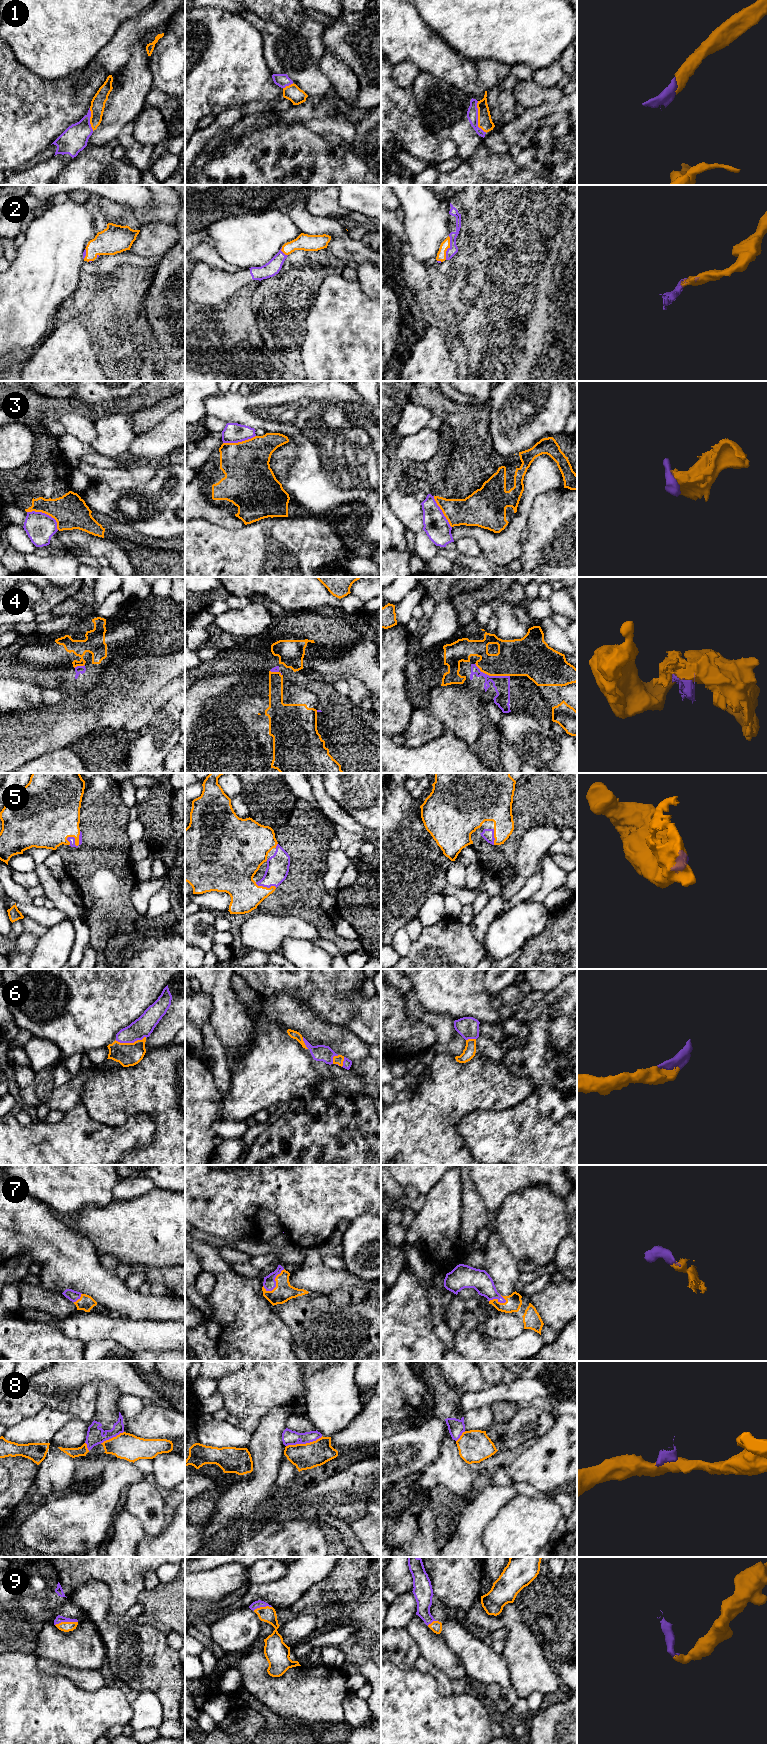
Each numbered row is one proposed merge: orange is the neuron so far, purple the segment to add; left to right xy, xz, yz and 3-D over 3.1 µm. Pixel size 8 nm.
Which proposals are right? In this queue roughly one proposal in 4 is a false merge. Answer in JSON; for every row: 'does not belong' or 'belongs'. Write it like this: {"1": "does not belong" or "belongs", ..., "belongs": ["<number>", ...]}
{"1": "belongs", "2": "belongs", "3": "does not belong", "4": "does not belong", "5": "belongs", "6": "belongs", "7": "belongs", "8": "does not belong", "9": "belongs", "belongs": ["1", "2", "5", "6", "7", "9"]}

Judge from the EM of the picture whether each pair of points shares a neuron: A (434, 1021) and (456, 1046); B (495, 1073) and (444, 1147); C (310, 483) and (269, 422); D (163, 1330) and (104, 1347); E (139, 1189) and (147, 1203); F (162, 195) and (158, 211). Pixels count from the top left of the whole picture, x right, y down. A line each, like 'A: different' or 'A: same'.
A: same
B: same
C: same
D: different
E: different
F: same

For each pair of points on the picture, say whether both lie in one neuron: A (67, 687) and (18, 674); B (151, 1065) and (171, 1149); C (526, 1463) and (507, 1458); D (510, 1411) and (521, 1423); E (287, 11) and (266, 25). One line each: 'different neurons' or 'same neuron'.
A: same neuron
B: same neuron
C: different neurons
D: different neurons
E: different neurons

